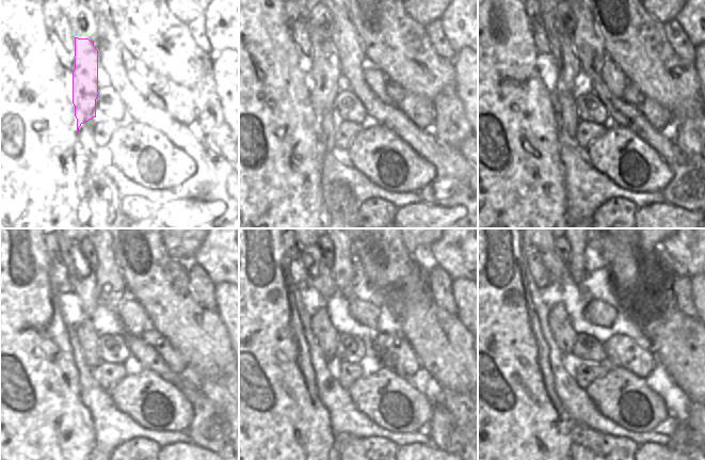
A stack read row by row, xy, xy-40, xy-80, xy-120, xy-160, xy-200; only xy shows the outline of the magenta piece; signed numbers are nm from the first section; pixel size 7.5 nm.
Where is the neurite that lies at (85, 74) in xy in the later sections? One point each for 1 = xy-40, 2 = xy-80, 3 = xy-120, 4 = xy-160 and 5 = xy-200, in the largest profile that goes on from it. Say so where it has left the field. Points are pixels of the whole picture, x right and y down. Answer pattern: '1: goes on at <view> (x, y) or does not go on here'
1: goes on at xy-40 (326, 68)
2: goes on at xy-80 (561, 46)
3: goes on at xy-120 (82, 278)
4: goes on at xy-160 (320, 278)
5: goes on at xy-200 (556, 267)

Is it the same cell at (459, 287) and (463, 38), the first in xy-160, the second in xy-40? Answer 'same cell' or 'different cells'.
different cells

